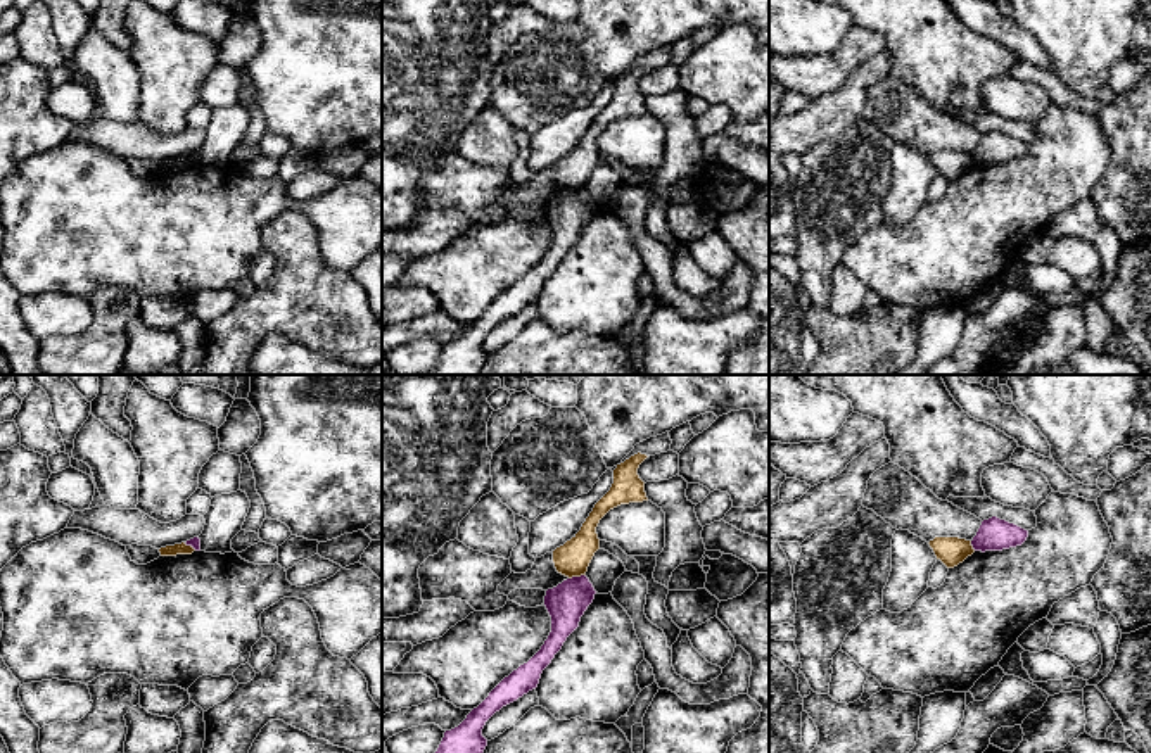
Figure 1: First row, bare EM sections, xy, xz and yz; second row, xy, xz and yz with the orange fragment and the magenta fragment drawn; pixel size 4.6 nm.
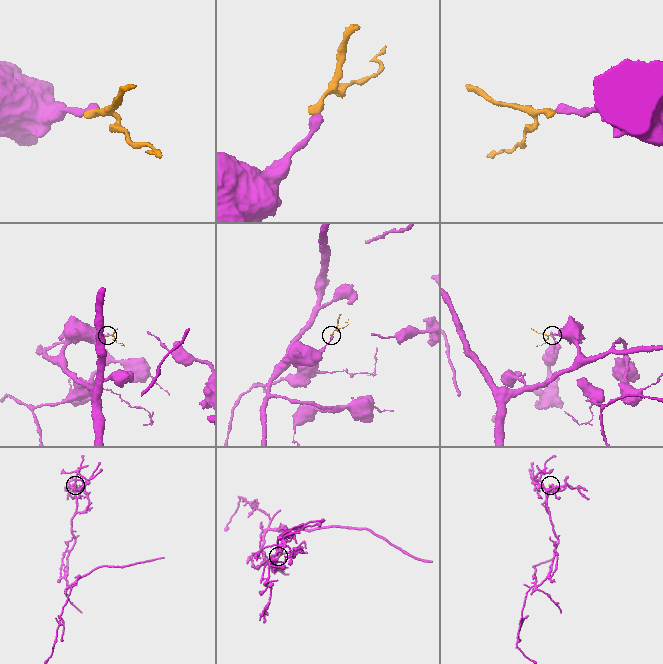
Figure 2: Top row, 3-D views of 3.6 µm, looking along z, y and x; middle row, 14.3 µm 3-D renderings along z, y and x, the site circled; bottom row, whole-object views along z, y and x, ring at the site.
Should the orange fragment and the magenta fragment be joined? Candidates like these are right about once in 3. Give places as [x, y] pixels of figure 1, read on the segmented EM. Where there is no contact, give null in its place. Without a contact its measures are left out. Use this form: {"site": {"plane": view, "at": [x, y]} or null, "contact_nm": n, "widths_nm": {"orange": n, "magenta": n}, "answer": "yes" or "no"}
{"site": {"plane": "xz", "at": [576, 575]}, "contact_nm": 80, "widths_nm": {"orange": 160, "magenta": 190}, "answer": "no"}

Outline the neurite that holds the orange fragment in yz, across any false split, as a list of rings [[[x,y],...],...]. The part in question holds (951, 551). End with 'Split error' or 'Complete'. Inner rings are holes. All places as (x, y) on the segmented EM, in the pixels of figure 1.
[[[935,537],[928,542],[937,560],[947,568],[954,568],[975,553],[971,541],[959,537]]]. Complete

